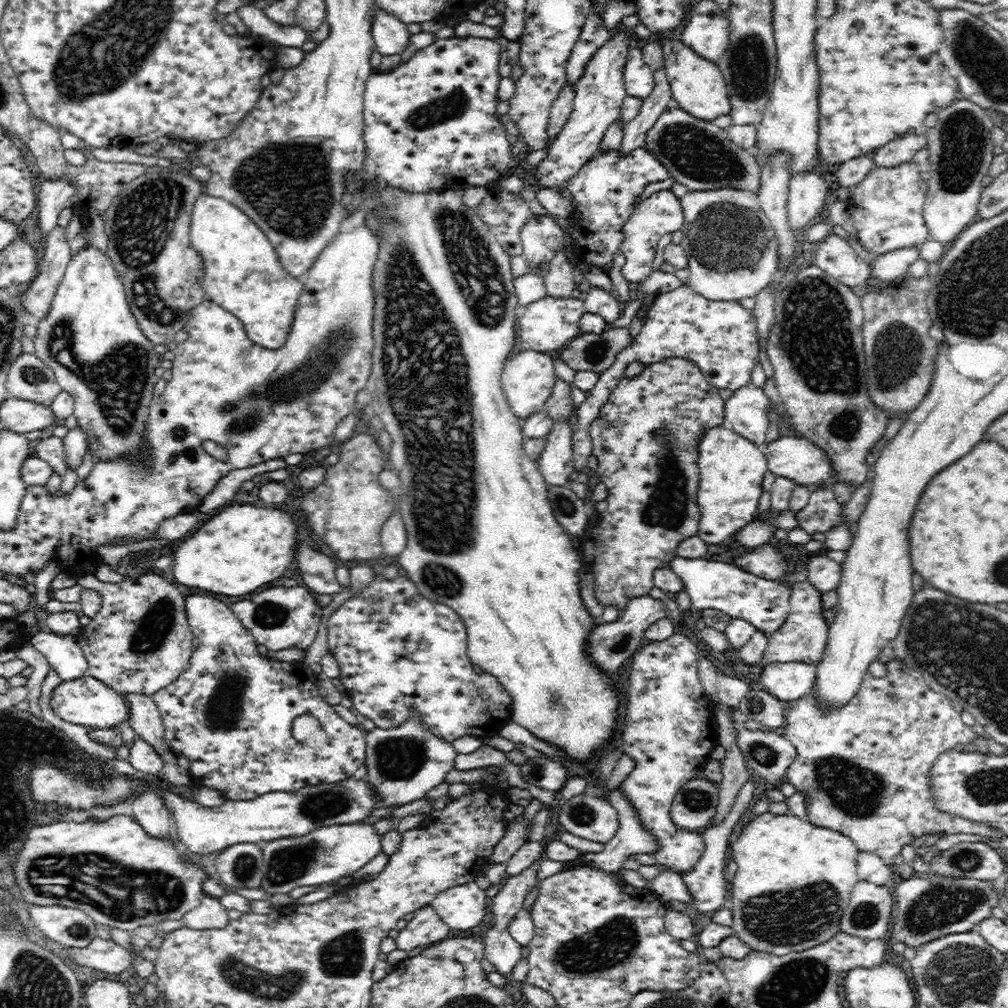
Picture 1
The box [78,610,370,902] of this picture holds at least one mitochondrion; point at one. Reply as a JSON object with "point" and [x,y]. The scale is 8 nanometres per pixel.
{"point":[225,708]}

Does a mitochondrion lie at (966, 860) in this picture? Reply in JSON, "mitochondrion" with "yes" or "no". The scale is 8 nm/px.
{"mitochondrion":"yes"}

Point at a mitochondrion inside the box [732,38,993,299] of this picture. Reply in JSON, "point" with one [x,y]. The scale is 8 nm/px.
{"point":[962,136]}

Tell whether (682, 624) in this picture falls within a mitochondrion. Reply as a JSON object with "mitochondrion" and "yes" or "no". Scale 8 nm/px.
{"mitochondrion":"no"}

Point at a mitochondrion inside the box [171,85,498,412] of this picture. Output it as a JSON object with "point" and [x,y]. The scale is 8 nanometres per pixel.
{"point":[288,185]}

